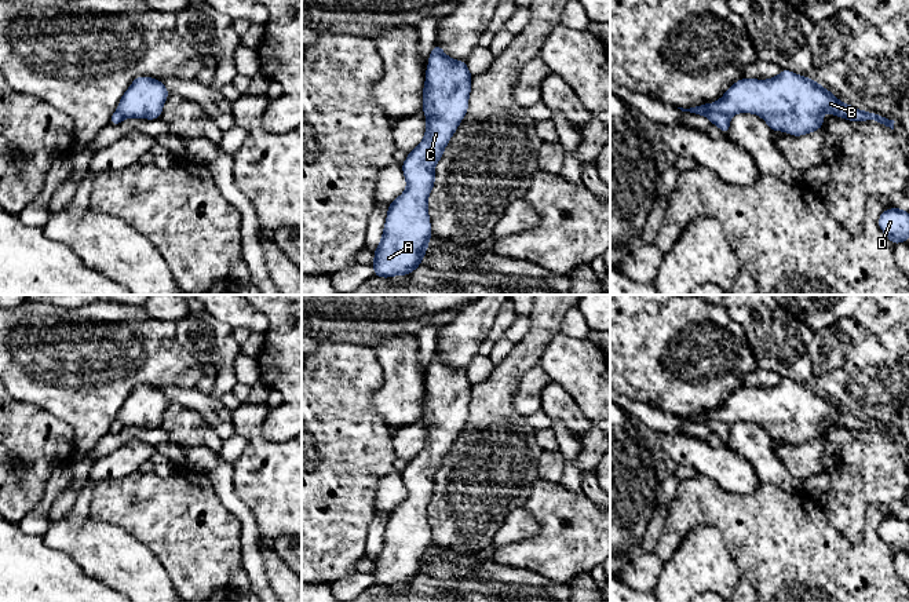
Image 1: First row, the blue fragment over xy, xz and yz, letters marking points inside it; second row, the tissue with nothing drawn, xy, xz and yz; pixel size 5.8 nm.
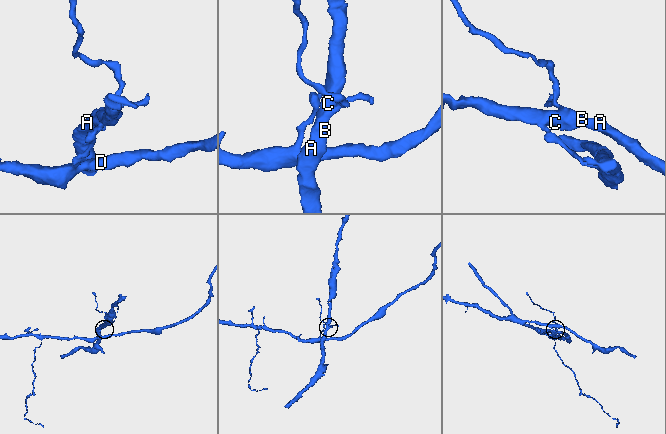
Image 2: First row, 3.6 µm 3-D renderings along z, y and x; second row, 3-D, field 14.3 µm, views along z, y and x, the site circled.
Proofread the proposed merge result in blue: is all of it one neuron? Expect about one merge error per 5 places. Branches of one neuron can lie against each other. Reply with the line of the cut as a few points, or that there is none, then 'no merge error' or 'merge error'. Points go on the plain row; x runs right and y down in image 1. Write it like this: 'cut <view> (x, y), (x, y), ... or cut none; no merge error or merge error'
cut yz (705, 423), (725, 422), (729, 426); merge error

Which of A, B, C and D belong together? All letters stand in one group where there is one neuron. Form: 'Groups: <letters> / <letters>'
Groups: A B C / D

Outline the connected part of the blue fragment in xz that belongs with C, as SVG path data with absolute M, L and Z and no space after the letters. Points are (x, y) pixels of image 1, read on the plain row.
M437 351L426 379L426 444L401 474L406 499L388 512L382 548L373 561L373 585L406 584L427 561L432 544L427 510L435 492L434 477L468 419L471 388L467 371L449 366Z

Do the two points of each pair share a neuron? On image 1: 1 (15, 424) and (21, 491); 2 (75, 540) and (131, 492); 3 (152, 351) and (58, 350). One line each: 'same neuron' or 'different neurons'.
1: same neuron
2: different neurons
3: same neuron

